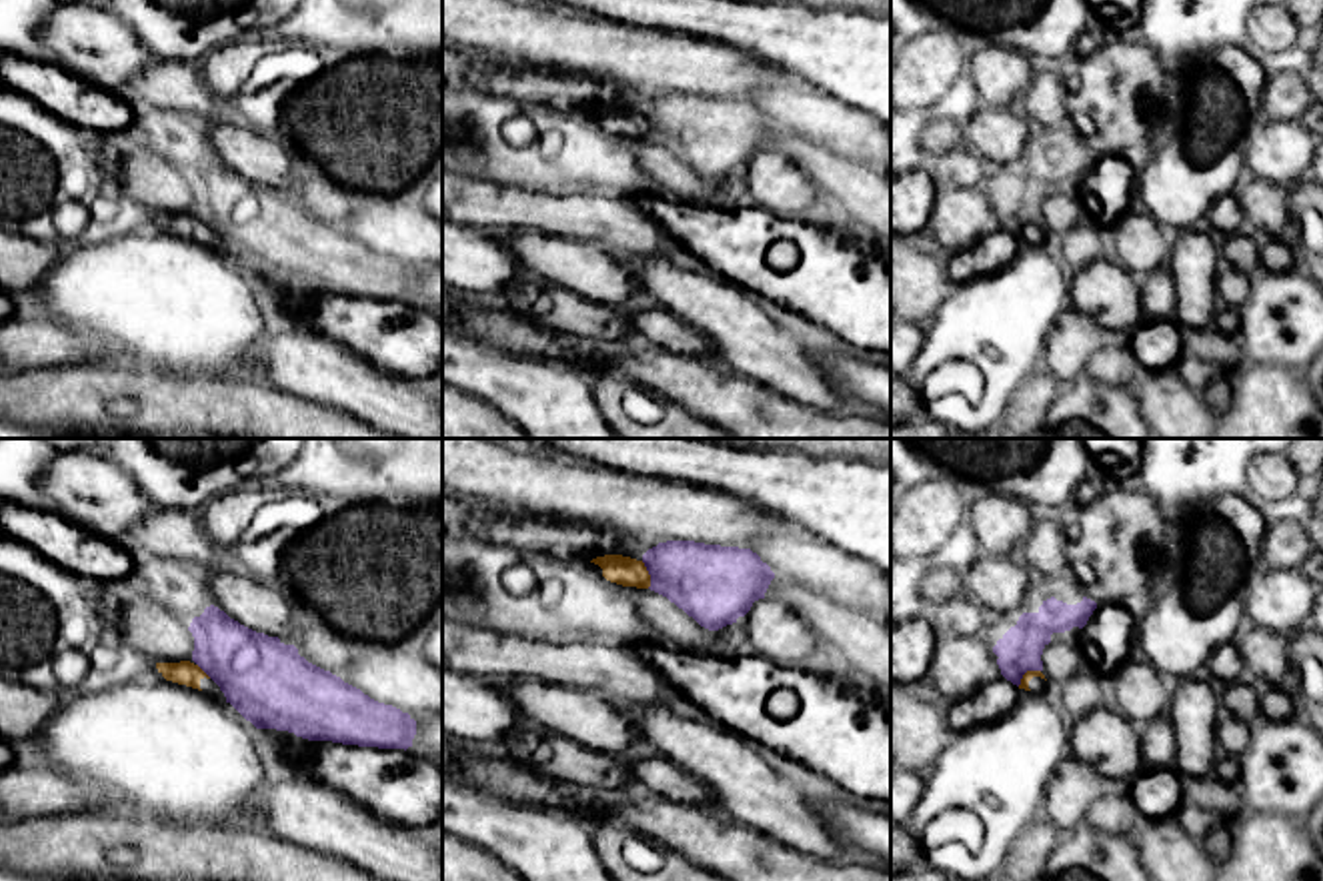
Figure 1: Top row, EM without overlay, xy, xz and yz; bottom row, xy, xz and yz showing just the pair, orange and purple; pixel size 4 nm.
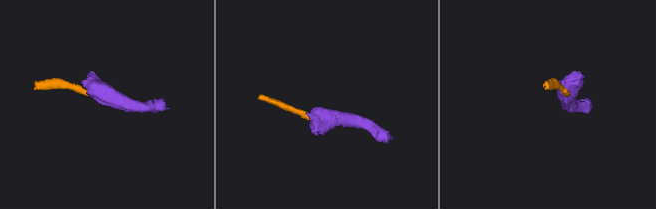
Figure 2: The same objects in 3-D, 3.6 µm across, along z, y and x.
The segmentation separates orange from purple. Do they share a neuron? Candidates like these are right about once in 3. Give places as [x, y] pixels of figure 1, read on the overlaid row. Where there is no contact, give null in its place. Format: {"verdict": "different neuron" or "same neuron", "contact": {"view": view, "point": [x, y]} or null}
{"verdict": "different neuron", "contact": {"view": "yz", "point": [1025, 673]}}

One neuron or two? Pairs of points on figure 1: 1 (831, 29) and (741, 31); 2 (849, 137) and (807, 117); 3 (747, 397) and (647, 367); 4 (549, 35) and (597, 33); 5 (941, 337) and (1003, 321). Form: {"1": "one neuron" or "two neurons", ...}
{"1": "one neuron", "2": "one neuron", "3": "one neuron", "4": "one neuron", "5": "one neuron"}

